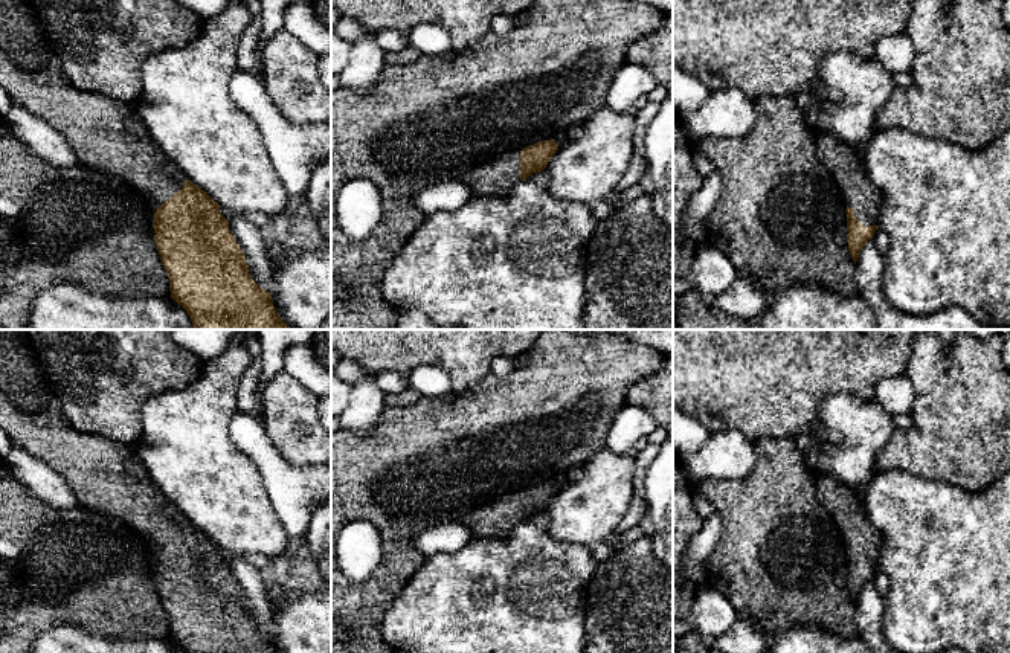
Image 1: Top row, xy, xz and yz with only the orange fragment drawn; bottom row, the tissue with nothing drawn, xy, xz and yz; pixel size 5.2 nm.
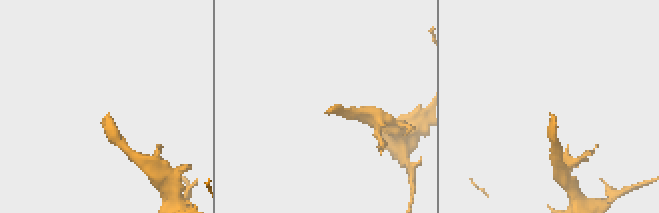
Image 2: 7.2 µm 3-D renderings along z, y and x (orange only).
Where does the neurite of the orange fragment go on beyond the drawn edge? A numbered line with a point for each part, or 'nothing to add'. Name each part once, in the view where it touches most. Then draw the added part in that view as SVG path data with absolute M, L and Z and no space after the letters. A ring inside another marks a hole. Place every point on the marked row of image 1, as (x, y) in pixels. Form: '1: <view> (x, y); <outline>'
1: xy (107, 135); M0 0L0 85L14 104L58 131L79 163L137 189L150 201L153 214L188 180L157 145L134 105L82 92L69 81L31 0Z

